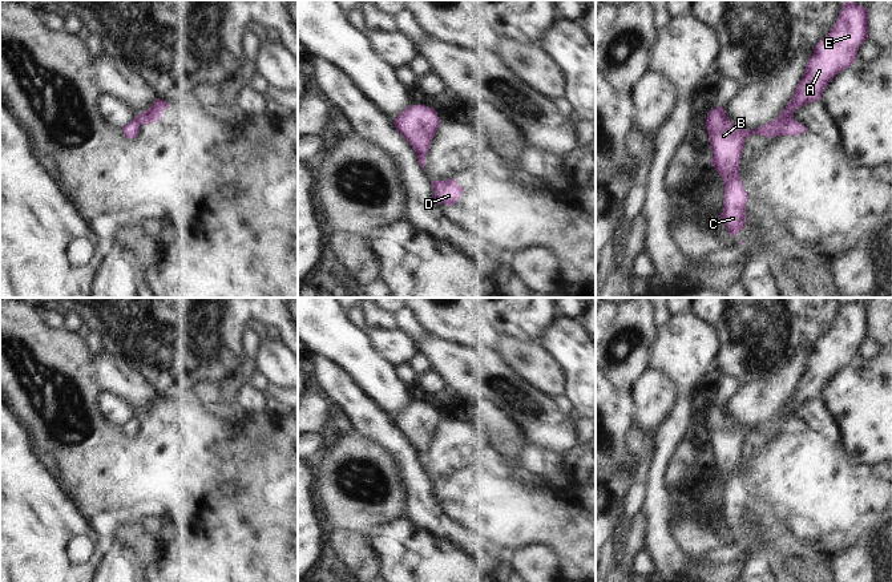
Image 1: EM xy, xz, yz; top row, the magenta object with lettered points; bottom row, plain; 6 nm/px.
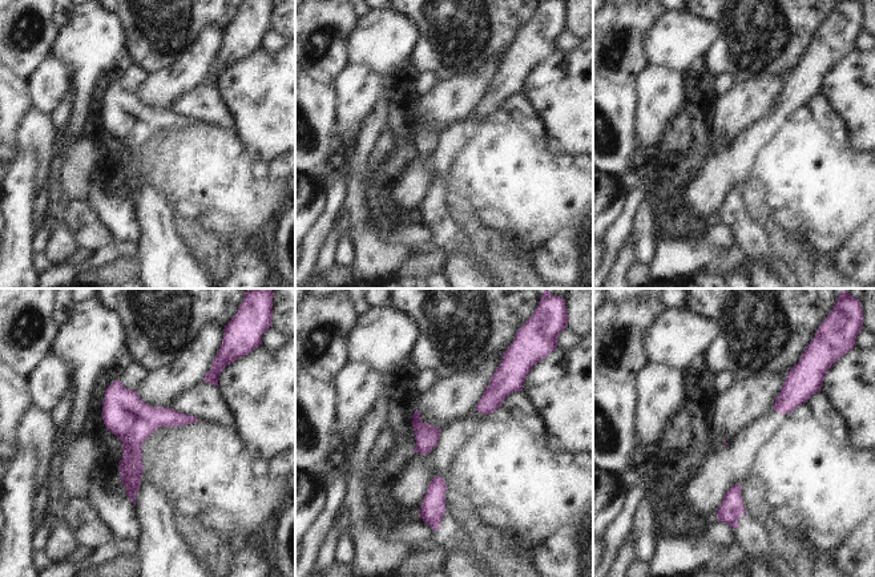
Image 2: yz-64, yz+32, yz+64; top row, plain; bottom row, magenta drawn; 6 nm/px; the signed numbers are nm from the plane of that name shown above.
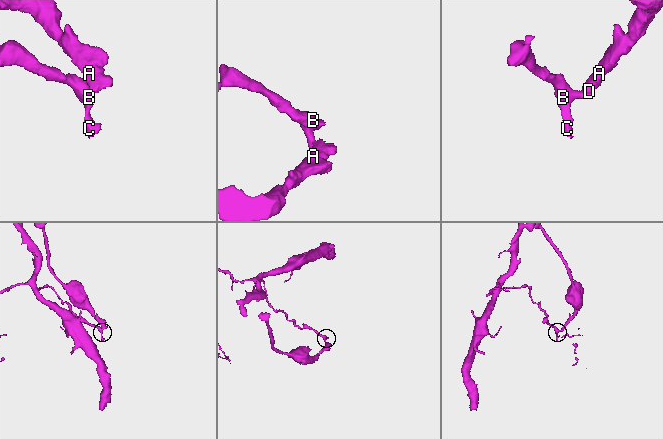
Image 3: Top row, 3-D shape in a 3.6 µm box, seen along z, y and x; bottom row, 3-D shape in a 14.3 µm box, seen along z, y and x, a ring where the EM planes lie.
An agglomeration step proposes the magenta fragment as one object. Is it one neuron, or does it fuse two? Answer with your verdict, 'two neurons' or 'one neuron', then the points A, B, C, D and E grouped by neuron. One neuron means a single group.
two neurons; groups A D E / B C

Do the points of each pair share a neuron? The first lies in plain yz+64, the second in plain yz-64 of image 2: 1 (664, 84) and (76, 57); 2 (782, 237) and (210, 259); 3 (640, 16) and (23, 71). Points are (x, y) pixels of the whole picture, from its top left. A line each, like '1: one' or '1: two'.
1: two
2: one
3: one

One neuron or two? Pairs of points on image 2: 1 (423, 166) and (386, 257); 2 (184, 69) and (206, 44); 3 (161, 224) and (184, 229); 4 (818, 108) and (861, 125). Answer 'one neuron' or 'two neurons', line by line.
1: two neurons
2: one neuron
3: two neurons
4: two neurons

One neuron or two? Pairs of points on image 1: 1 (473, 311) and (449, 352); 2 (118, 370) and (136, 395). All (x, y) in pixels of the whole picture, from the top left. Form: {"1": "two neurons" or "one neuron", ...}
{"1": "two neurons", "2": "one neuron"}

